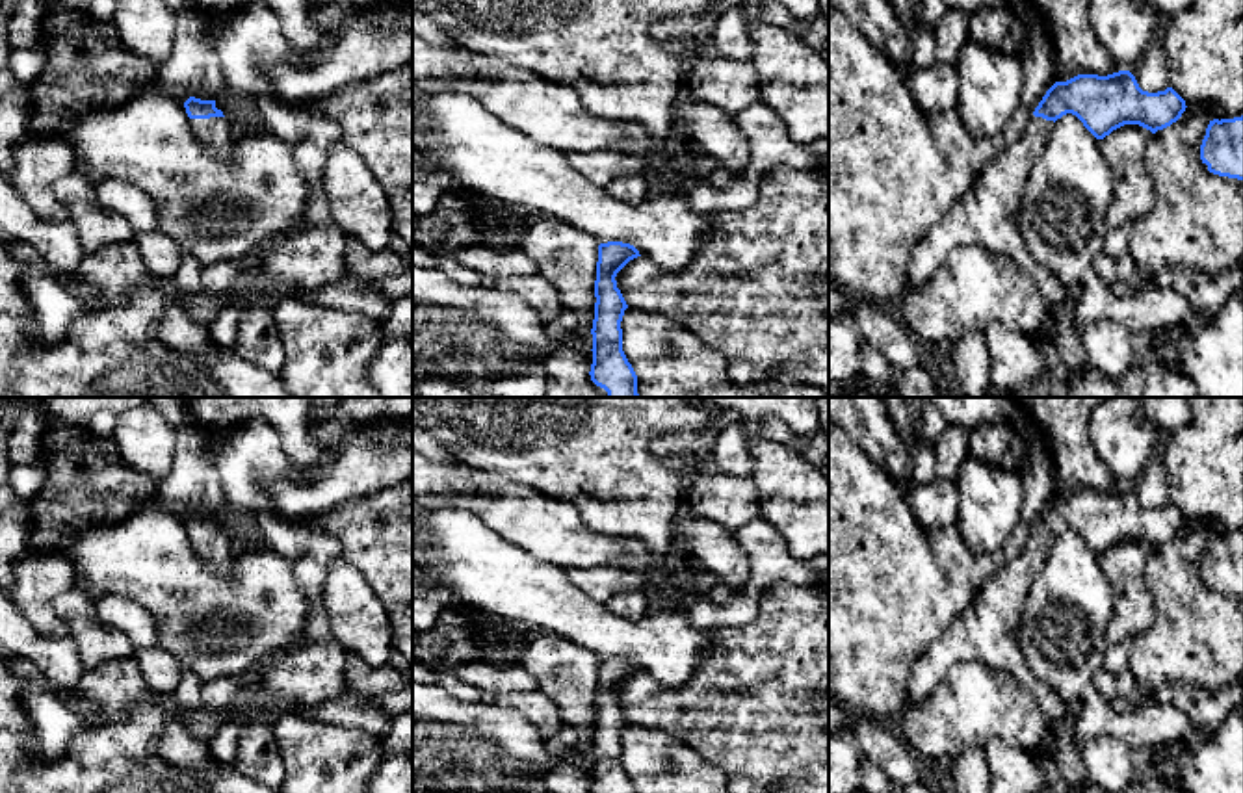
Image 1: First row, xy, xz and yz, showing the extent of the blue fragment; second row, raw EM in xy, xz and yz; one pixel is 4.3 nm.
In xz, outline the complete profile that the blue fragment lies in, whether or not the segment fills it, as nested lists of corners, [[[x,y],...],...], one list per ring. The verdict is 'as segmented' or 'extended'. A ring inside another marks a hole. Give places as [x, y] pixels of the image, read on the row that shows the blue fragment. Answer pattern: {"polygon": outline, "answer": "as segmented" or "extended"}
{"polygon": [[[630,243],[598,245],[589,375],[596,386],[608,392],[604,397],[639,397],[637,375],[622,351],[621,321],[628,305],[615,280],[617,273],[637,256],[641,256],[639,251]]], "answer": "as segmented"}

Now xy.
{"polygon": [[[190,97],[184,102],[190,126],[197,141],[216,154],[229,154],[236,137],[229,119],[216,108],[216,100]]], "answer": "extended"}

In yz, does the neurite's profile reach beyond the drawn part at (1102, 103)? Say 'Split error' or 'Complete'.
Split error

